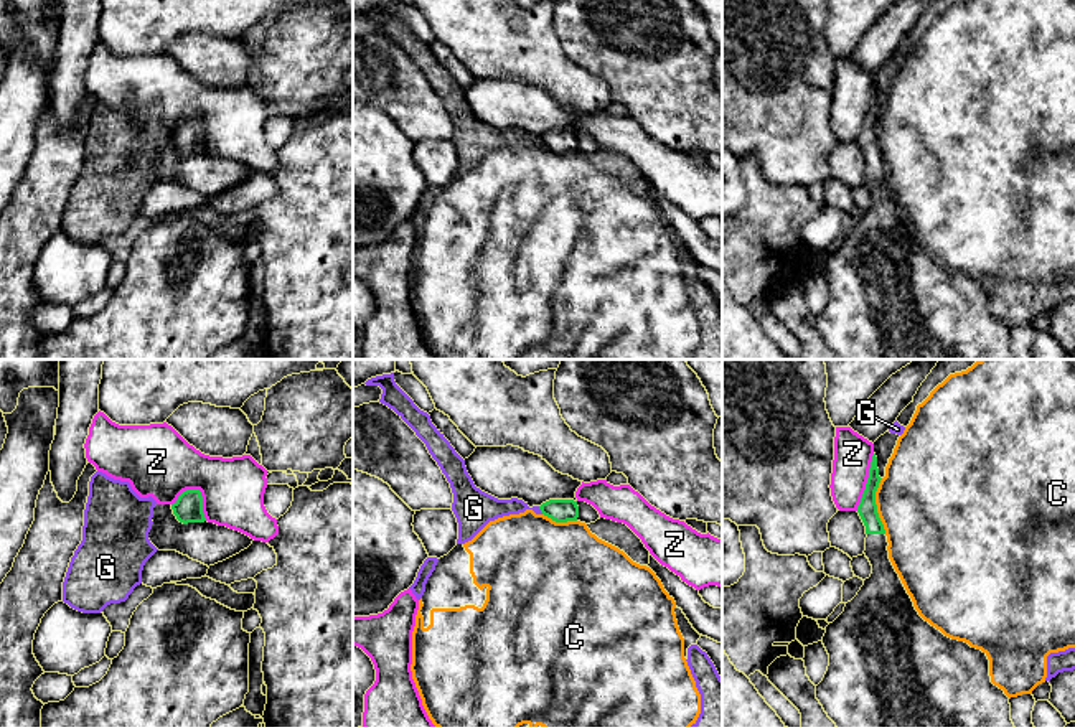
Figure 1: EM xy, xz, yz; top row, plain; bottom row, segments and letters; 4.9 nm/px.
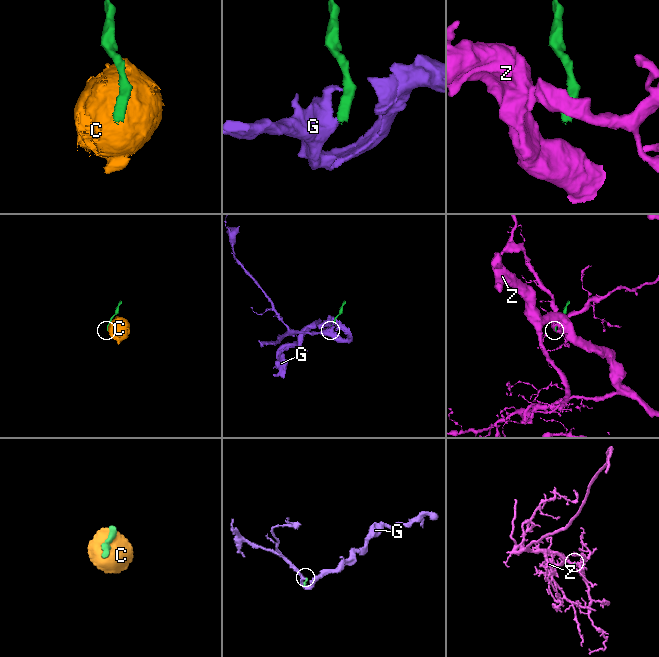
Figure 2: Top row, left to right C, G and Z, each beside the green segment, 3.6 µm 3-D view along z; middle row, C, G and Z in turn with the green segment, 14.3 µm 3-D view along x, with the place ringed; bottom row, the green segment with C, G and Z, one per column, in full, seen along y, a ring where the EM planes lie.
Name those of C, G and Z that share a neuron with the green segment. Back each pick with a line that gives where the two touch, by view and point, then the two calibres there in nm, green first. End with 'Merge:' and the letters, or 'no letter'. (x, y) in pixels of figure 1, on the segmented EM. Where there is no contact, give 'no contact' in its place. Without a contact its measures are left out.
Merge: no letter

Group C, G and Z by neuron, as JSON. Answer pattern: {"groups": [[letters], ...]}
{"groups": [["C", "G"], ["Z"]]}

